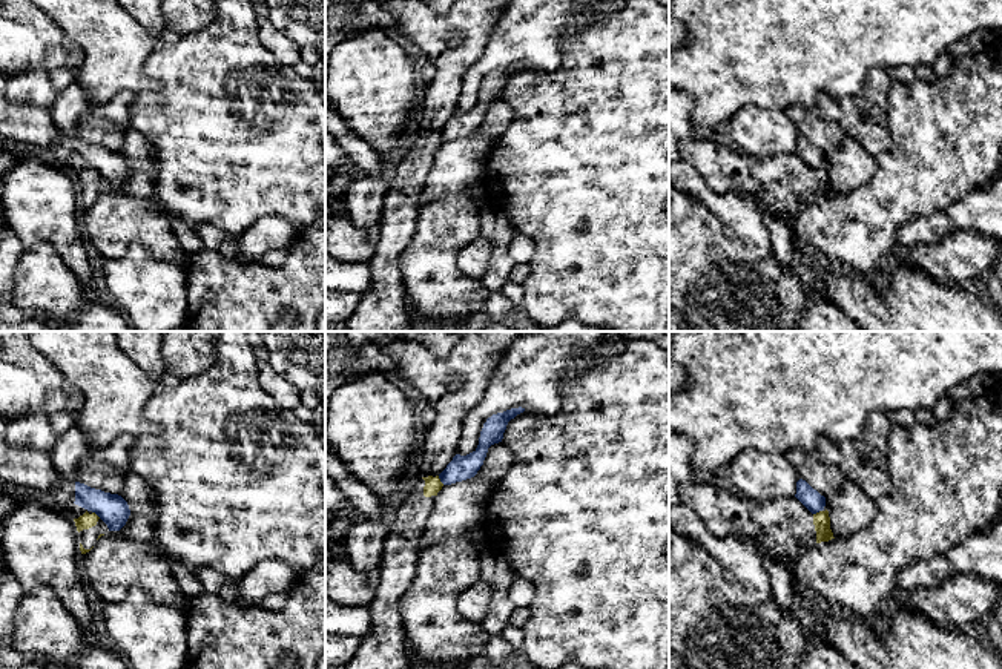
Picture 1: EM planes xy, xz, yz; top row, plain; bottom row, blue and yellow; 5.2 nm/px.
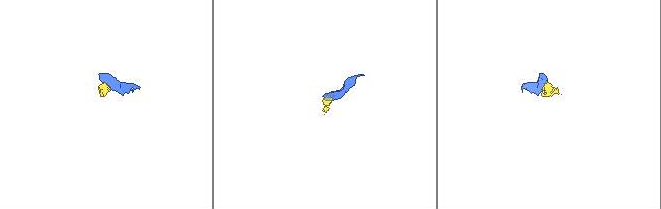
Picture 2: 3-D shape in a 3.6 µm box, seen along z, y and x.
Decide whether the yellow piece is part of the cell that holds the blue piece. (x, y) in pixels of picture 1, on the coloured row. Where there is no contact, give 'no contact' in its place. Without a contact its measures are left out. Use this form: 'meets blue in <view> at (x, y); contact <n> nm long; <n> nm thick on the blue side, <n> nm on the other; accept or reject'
meets blue in xz at (441, 481); contact 60 nm long; 130 nm thick on the blue side, 90 nm on the other; reject

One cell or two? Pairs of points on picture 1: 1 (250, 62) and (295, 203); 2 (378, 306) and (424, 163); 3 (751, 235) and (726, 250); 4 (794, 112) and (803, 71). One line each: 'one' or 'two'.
1: one
2: one
3: two
4: two

